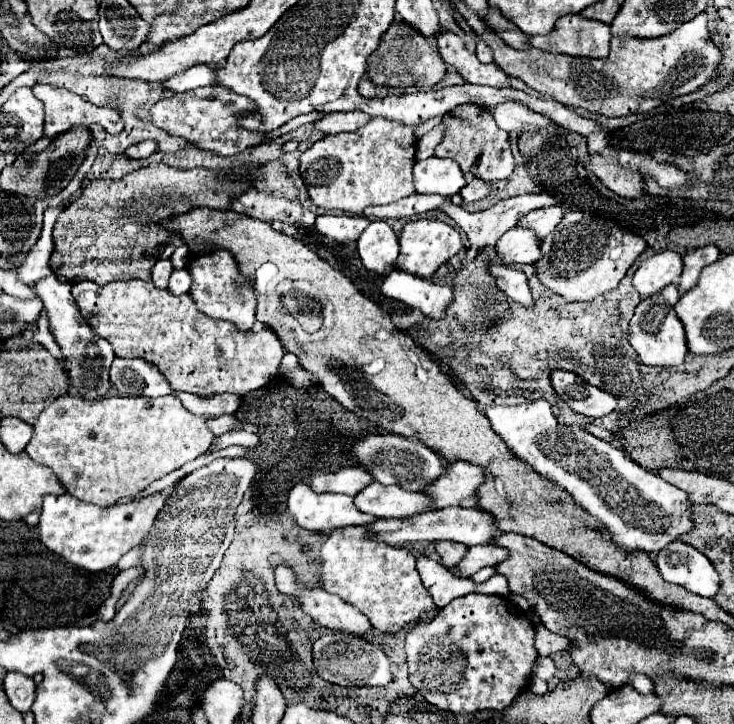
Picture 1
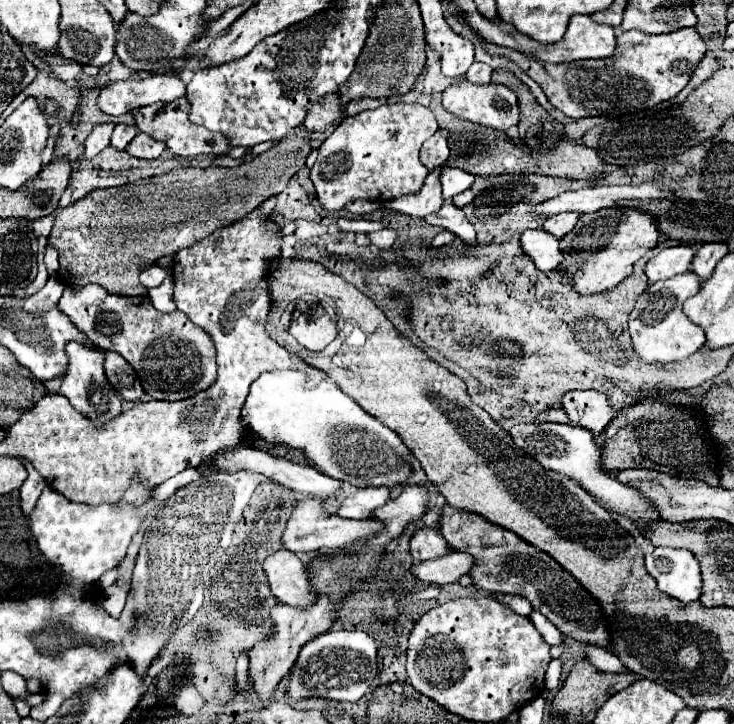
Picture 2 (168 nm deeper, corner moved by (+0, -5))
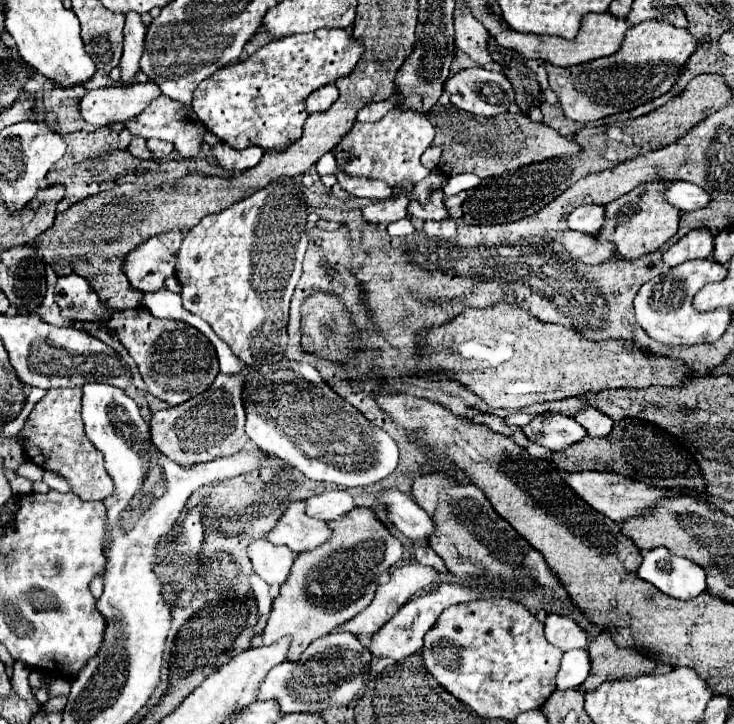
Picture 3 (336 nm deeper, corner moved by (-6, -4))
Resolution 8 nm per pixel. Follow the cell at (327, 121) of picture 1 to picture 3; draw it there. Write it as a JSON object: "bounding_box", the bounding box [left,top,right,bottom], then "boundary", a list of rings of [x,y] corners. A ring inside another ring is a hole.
{"bounding_box":[306,83,338,115],"boundary":[[[334,83],[330,85],[324,85],[320,89],[316,89],[308,99],[306,99],[306,111],[312,115],[312,113],[324,113],[338,97],[338,89]]]}

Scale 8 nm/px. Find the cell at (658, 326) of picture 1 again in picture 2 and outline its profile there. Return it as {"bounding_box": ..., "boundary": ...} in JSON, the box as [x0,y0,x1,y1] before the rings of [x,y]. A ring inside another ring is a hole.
{"bounding_box":[628,272,706,364],"boundary":[[[684,272],[680,276],[650,284],[638,296],[636,306],[628,318],[628,326],[630,326],[634,348],[644,362],[648,362],[648,364],[678,362],[704,346],[704,342],[706,342],[704,330],[698,324],[694,324],[692,320],[688,320],[686,314],[682,312],[684,300],[694,296],[700,290],[700,286],[702,286],[702,282],[694,272]]]}

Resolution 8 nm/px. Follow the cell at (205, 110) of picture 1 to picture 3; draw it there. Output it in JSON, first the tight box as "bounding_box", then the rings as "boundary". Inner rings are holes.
{"bounding_box":[124,95,204,157],"boundary":[[[160,95],[156,101],[152,101],[152,105],[148,105],[140,115],[132,117],[128,123],[124,123],[128,127],[128,131],[132,135],[140,135],[144,139],[162,139],[162,141],[170,141],[174,143],[176,151],[182,157],[196,157],[204,145],[204,135],[202,129],[204,125],[200,123],[200,119],[196,119],[190,111],[190,107],[184,107],[182,103],[176,103],[172,99],[168,99],[166,95]]]}

